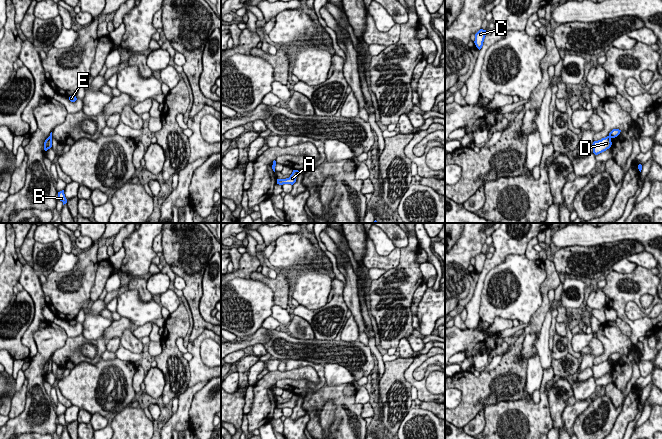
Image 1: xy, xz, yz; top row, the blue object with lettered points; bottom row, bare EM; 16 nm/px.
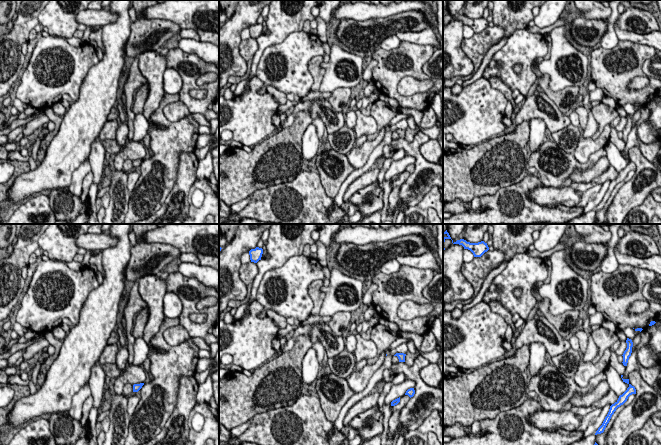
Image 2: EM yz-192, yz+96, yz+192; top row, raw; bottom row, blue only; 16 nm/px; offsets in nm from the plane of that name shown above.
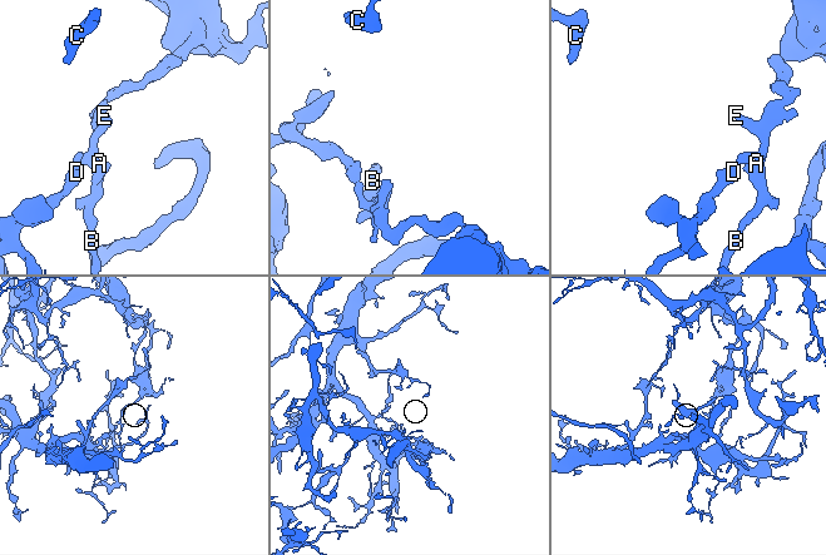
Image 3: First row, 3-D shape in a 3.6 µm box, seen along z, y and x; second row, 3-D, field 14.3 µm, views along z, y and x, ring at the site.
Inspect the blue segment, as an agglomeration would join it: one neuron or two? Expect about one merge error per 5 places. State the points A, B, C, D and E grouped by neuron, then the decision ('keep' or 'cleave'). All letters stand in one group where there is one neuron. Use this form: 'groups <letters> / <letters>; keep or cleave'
groups A B E / C D; cleave

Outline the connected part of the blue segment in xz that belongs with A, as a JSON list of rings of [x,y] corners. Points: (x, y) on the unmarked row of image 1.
[[[293,394],[293,396],[292,396],[292,398],[290,399],[289,402],[277,403],[277,408],[279,408],[279,409],[283,409],[283,408],[291,408],[291,409],[293,409],[296,406],[296,402],[297,402],[297,400],[298,400],[298,398],[300,396],[301,395]]]

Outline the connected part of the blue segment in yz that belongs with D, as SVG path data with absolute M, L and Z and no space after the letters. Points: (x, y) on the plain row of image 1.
M607 360L605 362L602 362L601 364L594 365L592 368L593 371L593 377L595 379L598 379L607 373L609 373L612 369L611 361Z

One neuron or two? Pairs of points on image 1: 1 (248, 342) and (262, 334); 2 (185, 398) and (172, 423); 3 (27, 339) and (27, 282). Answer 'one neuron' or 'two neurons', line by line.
1: one neuron
2: one neuron
3: one neuron

